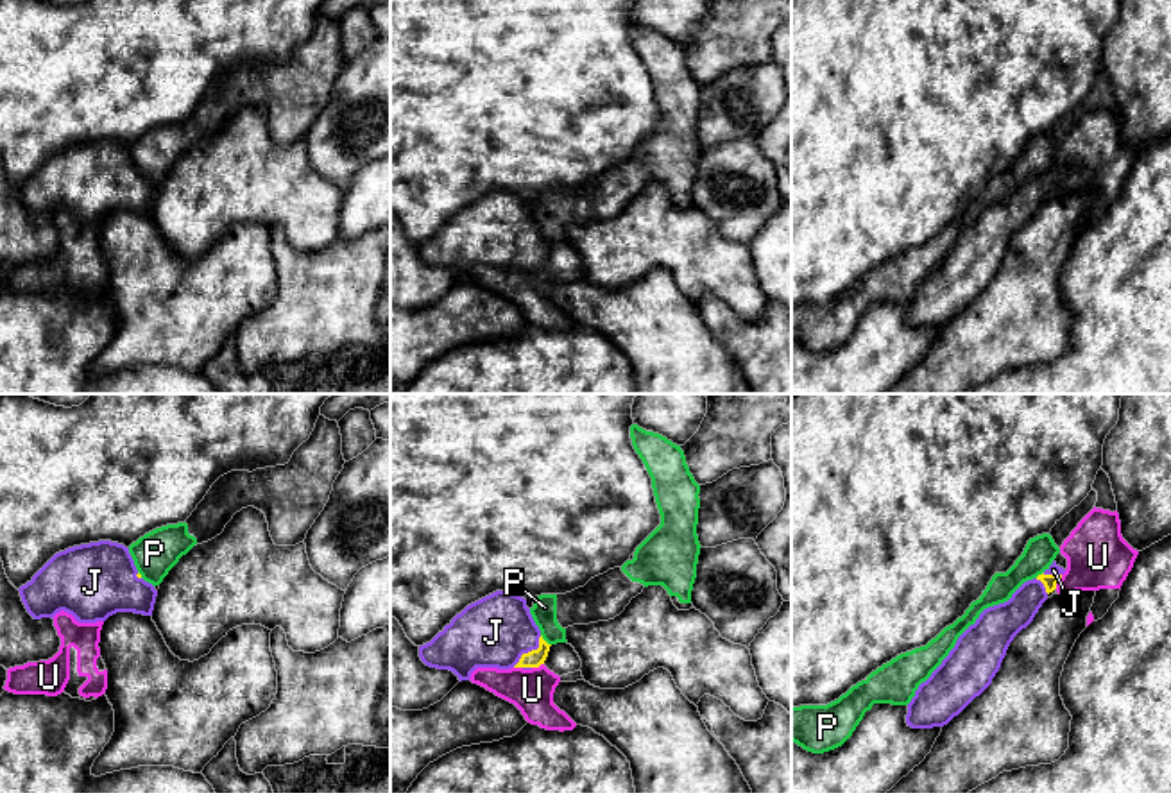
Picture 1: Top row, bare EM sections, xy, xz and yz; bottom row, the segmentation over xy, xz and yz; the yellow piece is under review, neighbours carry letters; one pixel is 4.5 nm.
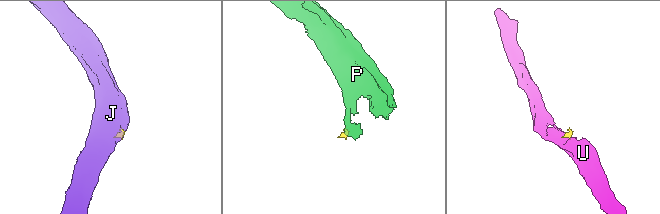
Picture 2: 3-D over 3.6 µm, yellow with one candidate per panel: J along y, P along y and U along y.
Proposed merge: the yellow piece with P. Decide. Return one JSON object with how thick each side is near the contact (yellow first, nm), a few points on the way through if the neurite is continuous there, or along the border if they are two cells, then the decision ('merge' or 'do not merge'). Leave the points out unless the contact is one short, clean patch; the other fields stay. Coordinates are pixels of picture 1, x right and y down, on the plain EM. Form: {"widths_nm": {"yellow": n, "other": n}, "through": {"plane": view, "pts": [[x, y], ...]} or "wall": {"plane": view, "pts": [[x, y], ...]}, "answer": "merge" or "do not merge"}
{"widths_nm": {"yellow": 80, "other": 110}, "wall": {"plane": "xz", "pts": [[541, 233], [550, 244]]}, "answer": "do not merge"}

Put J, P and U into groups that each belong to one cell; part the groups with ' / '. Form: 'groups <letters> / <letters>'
groups J / P U

